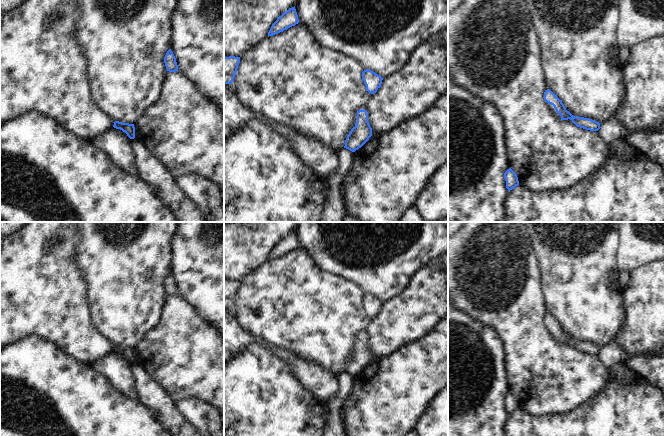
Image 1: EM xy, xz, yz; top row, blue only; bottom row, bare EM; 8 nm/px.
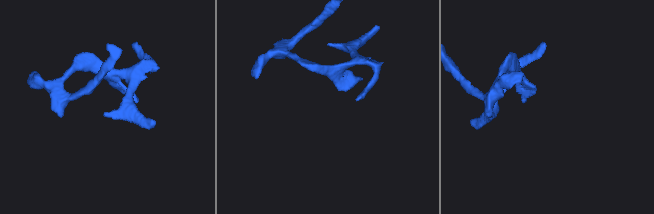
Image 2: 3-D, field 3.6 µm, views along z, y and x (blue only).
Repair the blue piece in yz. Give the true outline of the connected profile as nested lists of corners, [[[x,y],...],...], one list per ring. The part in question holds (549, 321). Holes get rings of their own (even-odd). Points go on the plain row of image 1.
[[[547,313],[544,316],[544,324],[545,326],[554,330],[556,336],[561,339],[561,344],[571,343],[577,351],[590,355],[598,355],[600,353],[600,347],[597,345],[589,342],[573,340],[569,335],[566,334],[562,325],[551,314]]]

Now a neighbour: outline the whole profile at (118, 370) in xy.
[[[112,351],[109,355],[89,365],[93,371],[107,377],[113,386],[126,397],[138,400],[132,364]]]

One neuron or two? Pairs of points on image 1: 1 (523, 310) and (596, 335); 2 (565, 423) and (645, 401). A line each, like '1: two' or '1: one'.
1: two
2: one

